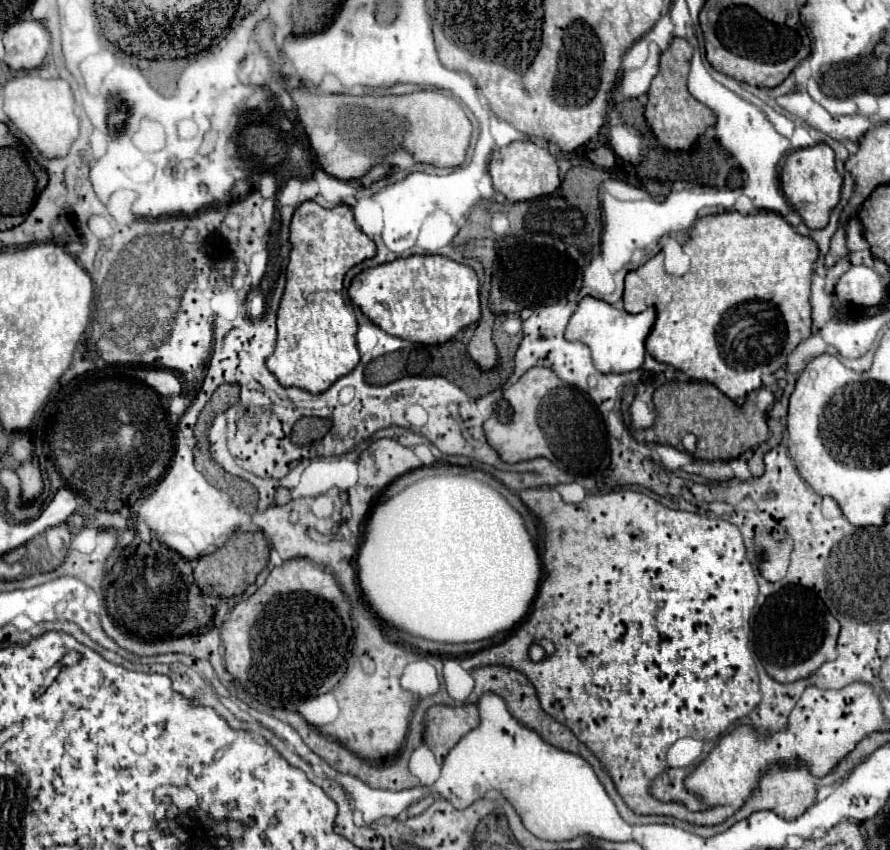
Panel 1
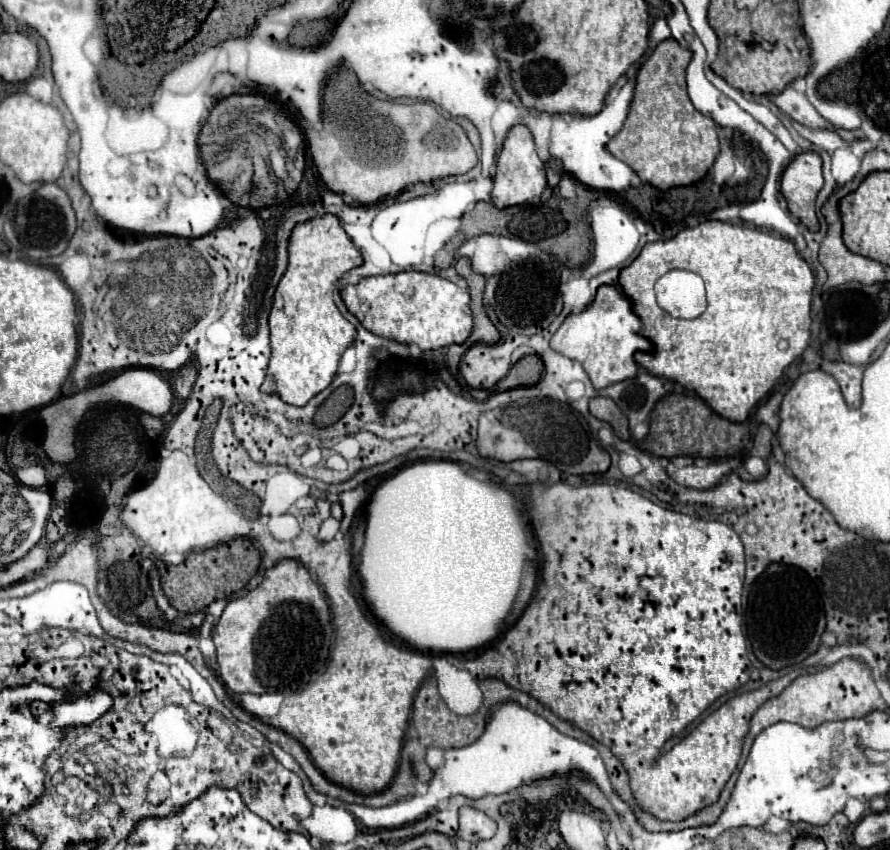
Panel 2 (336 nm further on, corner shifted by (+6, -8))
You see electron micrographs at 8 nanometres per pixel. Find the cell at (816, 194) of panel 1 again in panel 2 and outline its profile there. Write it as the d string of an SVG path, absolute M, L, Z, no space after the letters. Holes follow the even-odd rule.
M816 152L796 154L780 180L780 192L788 204L790 214L794 214L812 232L820 228L814 200L822 186L822 158Z

